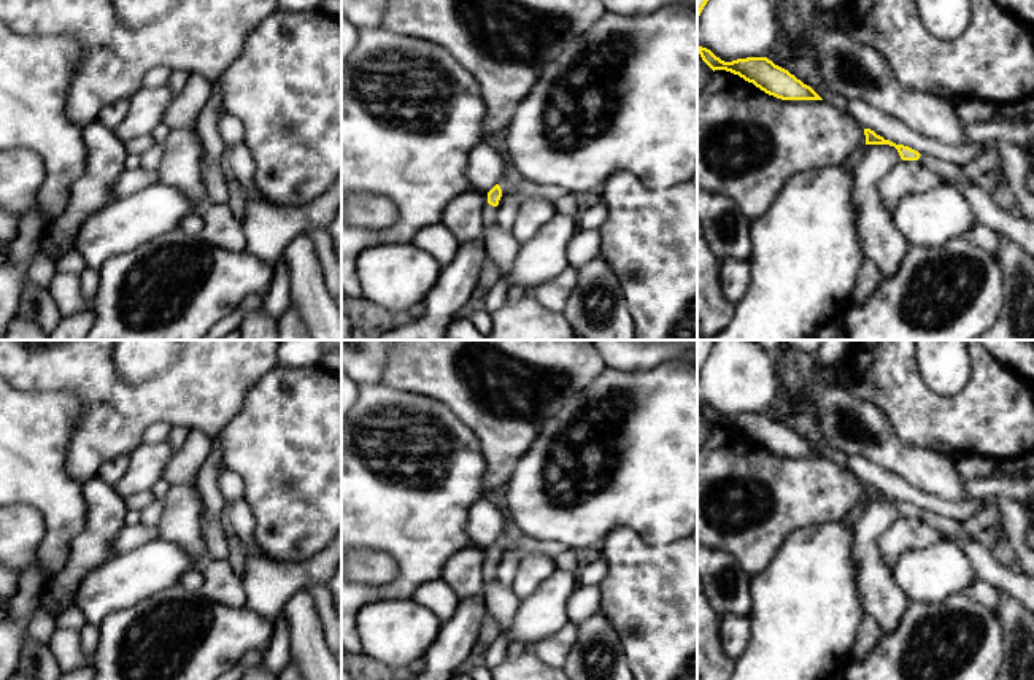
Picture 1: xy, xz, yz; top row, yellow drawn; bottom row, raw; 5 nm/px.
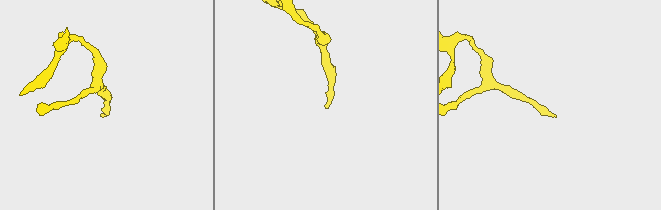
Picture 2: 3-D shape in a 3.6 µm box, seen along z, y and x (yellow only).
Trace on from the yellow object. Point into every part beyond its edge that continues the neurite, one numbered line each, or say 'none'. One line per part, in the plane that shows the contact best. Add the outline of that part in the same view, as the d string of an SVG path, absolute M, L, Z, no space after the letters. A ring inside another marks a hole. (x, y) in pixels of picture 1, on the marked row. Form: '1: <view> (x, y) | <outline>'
1: xz (489, 213) | M486 203L483 207L483 227L489 227L497 222L497 207Z

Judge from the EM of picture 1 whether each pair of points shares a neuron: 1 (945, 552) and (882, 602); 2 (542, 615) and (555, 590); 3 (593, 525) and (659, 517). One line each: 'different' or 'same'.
1: different
2: same
3: same

